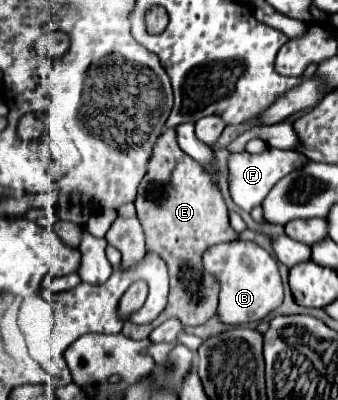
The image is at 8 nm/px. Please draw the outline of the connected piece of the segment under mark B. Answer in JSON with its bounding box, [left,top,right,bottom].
[204,240,284,324]

